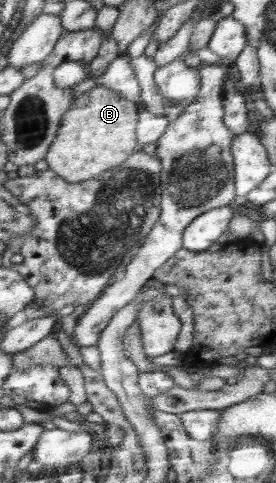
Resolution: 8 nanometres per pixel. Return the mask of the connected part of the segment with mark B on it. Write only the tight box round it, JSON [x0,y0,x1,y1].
[47,85,140,183]

